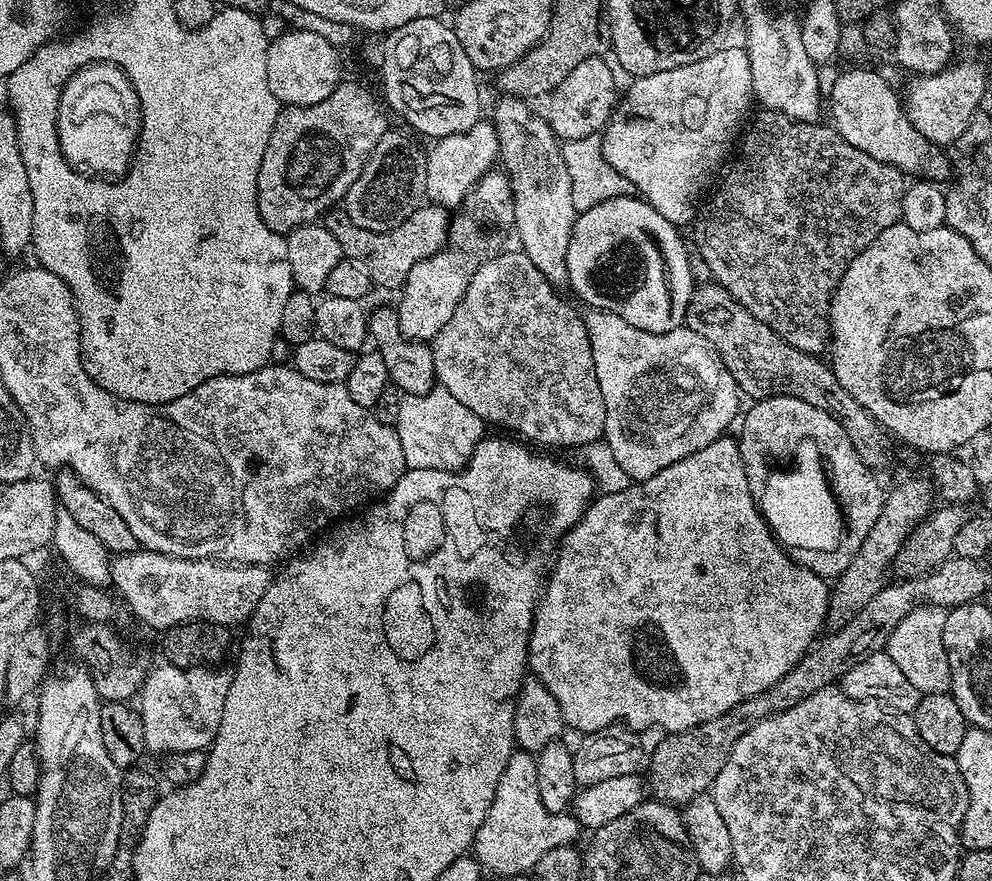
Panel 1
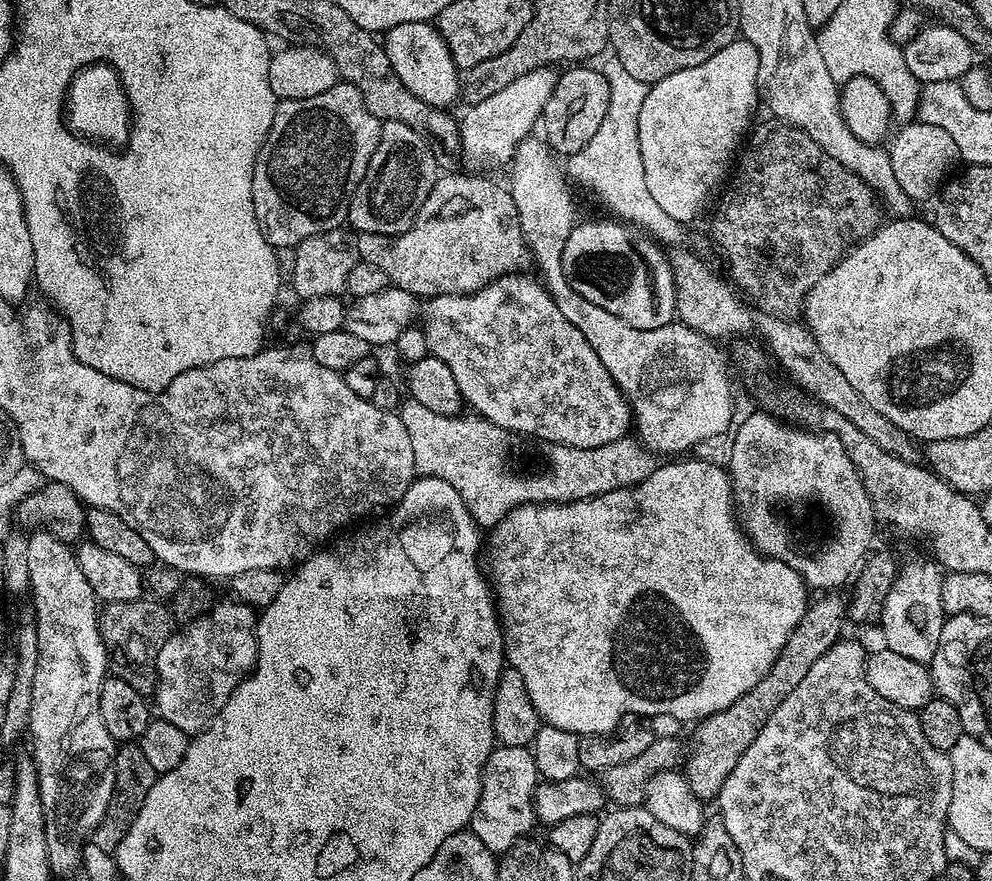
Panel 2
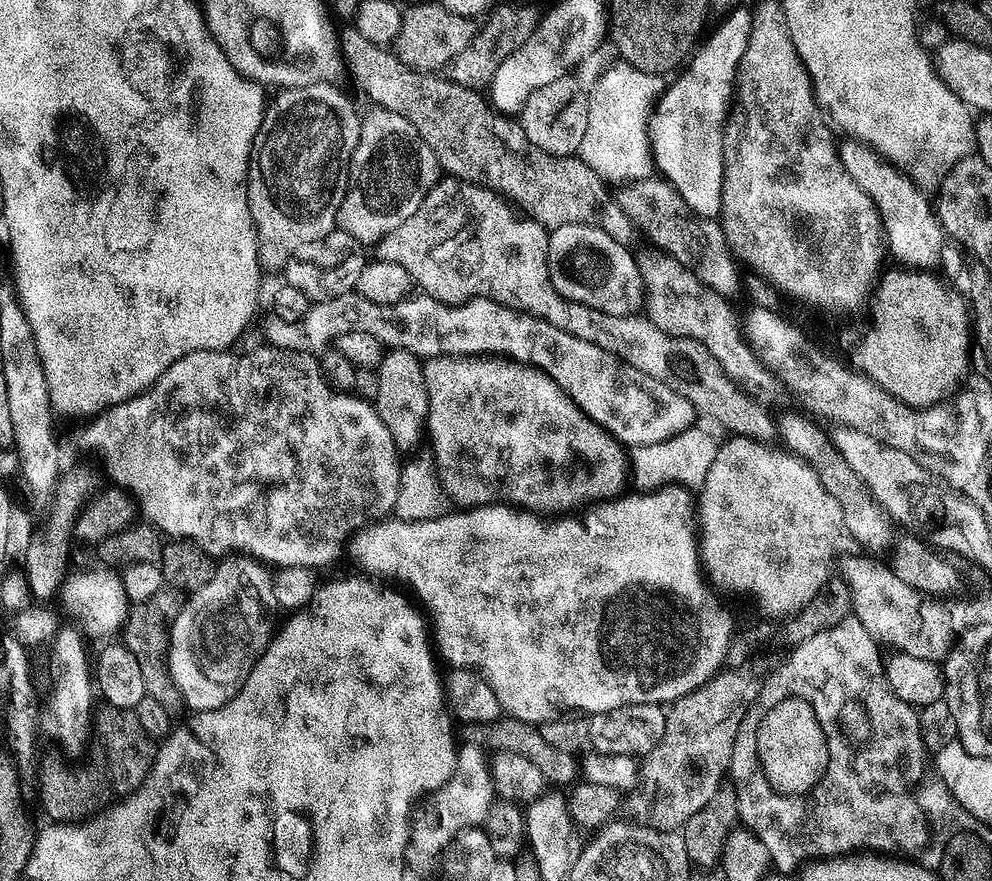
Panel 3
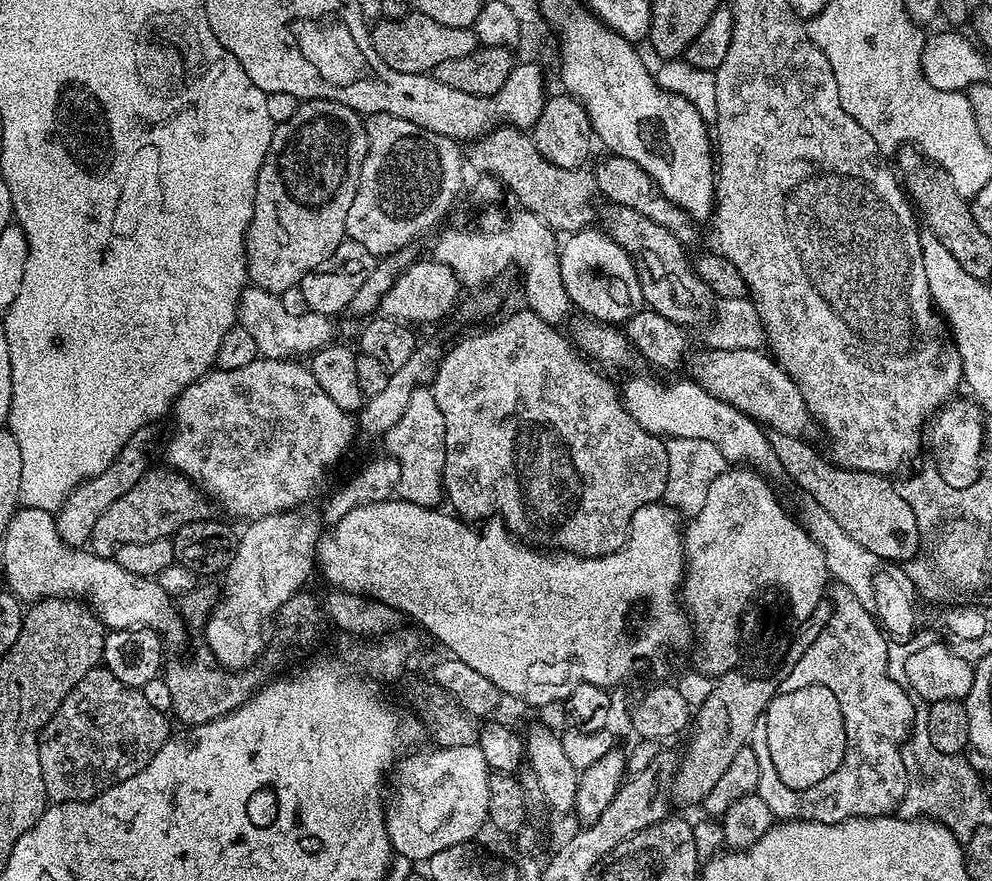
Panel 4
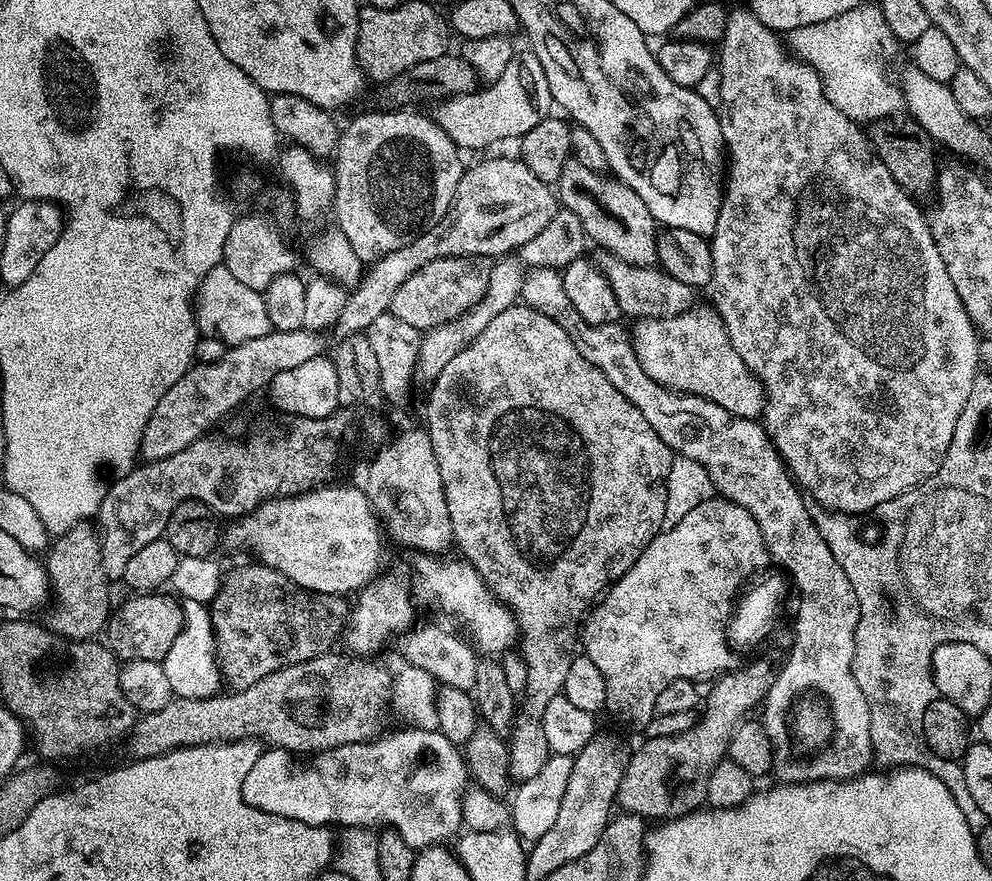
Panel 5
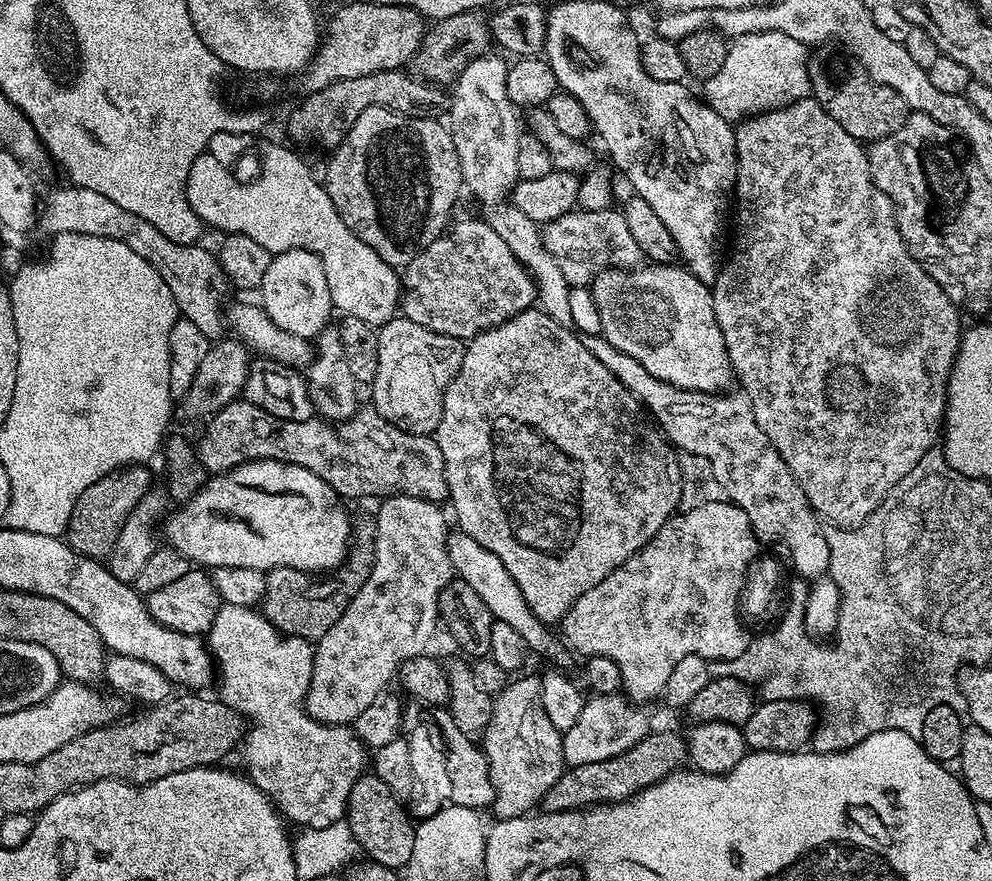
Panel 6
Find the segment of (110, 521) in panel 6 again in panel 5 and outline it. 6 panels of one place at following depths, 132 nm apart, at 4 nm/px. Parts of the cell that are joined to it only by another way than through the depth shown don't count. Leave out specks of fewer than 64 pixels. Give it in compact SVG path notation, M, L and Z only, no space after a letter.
M88 522L75 524L70 531L53 539L46 552L50 592L60 603L46 619L46 627L69 642L99 637L105 631L113 607L108 593L110 581L102 564L100 534L90 525Z

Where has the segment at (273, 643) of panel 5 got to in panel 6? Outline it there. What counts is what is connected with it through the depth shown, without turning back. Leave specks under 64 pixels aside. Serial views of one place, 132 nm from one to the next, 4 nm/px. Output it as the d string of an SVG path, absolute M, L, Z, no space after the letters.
M368 515L352 524L348 554L343 564L331 574L321 578L316 574L299 572L296 568L271 569L266 576L262 615L286 636L300 636L309 642L322 639L326 630L342 618L346 606L354 602L358 590L366 586L366 578L370 578L370 570L374 566L375 553L376 522Z

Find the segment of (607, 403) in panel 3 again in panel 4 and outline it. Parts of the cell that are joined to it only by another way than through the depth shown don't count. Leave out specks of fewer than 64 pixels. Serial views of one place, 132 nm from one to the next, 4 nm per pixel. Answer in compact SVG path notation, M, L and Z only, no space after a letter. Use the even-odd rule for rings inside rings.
M255 286L245 287L240 296L238 324L250 339L256 343L261 357L266 360L287 360L289 358L308 358L312 353L333 343L333 321L317 312L289 314L282 307L279 295ZM304 356L304 357L300 357ZM636 376L625 382L622 403L630 418L634 418L634 422L650 434L673 440L702 438L706 442L714 442L729 465L757 469L772 482L785 479L782 462L778 462L778 454L774 454L765 429L734 406L714 398L691 378L664 385L644 376Z

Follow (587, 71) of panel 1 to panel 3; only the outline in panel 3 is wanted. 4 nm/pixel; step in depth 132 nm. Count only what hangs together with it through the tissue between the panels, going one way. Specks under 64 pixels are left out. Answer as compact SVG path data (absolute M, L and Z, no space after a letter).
M575 75L564 76L560 81L540 89L526 102L520 116L520 124L526 138L546 150L551 156L576 156L587 134L587 119L590 117L590 92L585 89Z

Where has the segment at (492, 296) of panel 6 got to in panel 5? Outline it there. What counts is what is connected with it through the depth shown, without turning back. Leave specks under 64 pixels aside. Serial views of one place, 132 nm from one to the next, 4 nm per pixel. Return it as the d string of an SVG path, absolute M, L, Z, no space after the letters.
M447 256L422 266L422 270L410 274L410 278L398 286L388 311L398 318L398 322L406 322L406 326L421 330L458 319L483 298L487 290L488 273L480 264L483 263L479 259L470 256Z

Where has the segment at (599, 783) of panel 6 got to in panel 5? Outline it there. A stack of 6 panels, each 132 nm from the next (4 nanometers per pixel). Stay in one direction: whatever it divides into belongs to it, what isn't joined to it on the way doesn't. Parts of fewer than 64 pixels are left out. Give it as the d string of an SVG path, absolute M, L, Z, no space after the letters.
M772 656L757 658L745 663L737 671L720 677L711 685L712 690L709 694L707 692L704 698L702 706L704 712L701 711L697 724L690 730L661 738L646 738L638 748L635 747L616 794L617 807L623 813L641 816L645 820L651 820L651 818L654 818L653 820L676 819L697 811L705 803L710 774L713 773L715 766L725 759L729 742L731 742L737 726L750 714L748 712L754 706L759 707L767 699L768 692L776 681L779 672L778 660Z

